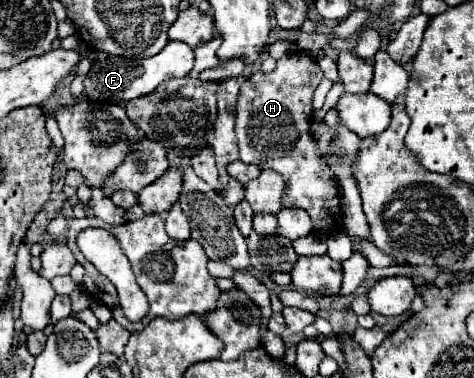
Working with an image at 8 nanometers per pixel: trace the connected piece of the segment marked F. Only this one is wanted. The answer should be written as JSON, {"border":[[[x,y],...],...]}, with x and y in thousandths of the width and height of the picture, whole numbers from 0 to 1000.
{"border":[[[359,108],[333,146],[316,156],[274,161],[245,146],[224,146],[194,161],[194,177],[177,209],[177,246],[194,272],[266,272],[295,251],[316,251],[338,220],[392,204],[409,177],[409,135],[384,108]]]}

